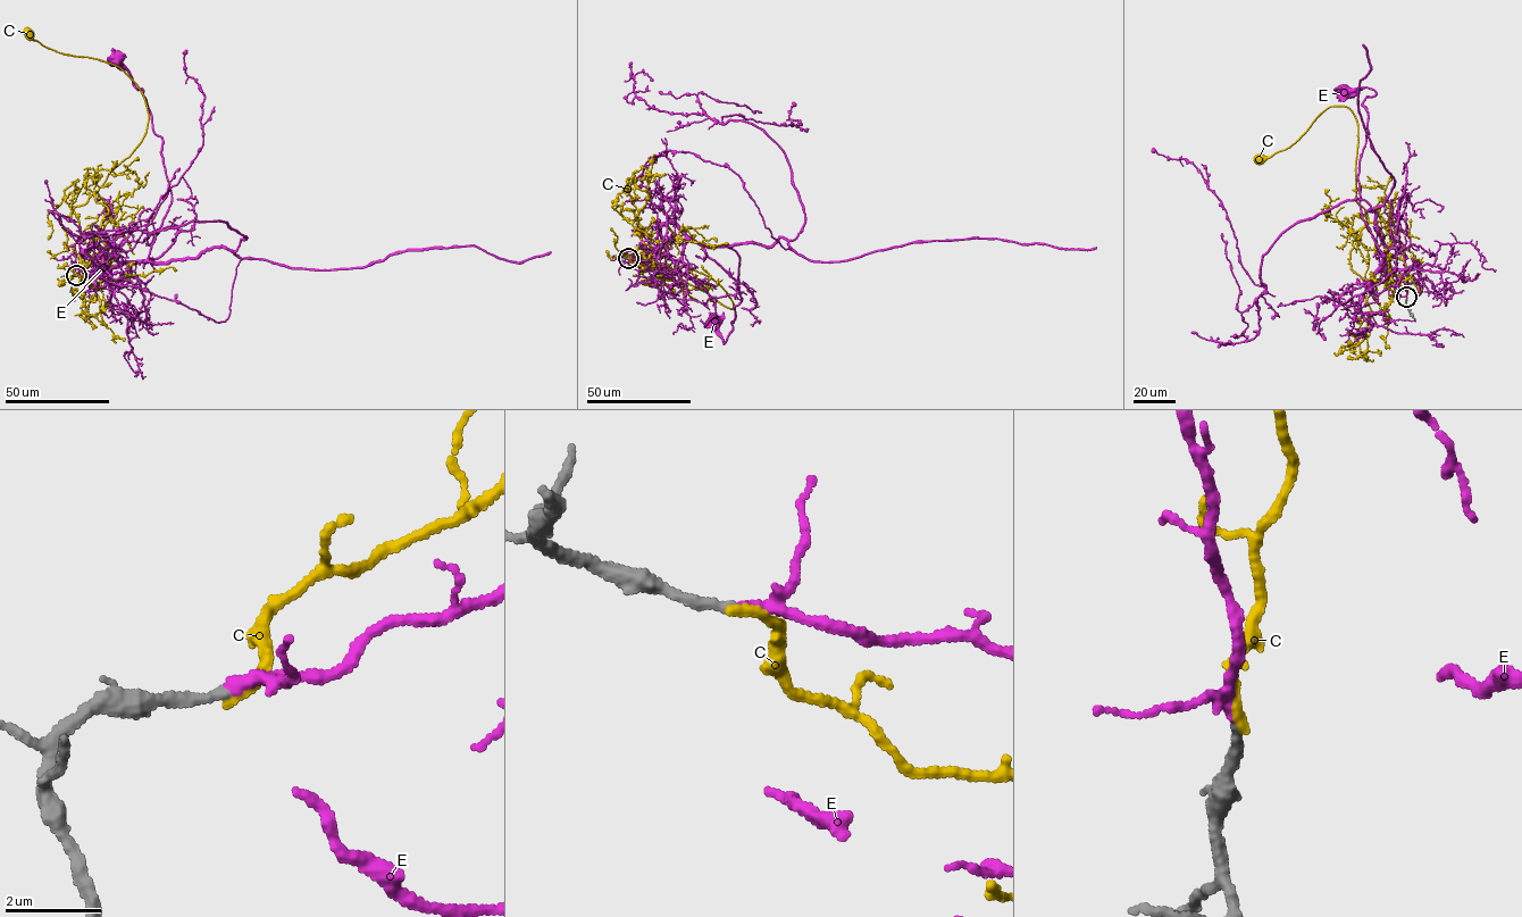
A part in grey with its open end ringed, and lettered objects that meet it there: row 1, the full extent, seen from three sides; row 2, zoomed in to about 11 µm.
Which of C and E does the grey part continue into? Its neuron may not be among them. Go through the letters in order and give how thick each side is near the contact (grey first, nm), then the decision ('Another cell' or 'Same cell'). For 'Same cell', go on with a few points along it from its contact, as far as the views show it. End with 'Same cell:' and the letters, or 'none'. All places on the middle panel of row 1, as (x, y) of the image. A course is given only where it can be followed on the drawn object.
C: Thickness 240 nm (grey) against 220 nm. Another cell
E: Thickness 240 nm (grey) against 190 nm. Same cell. Its course: (629, 258), (653, 260), (658, 228), (672, 223), (699, 243), (736, 252), (742, 300), (725, 343), (716, 318)
Same cell: E

